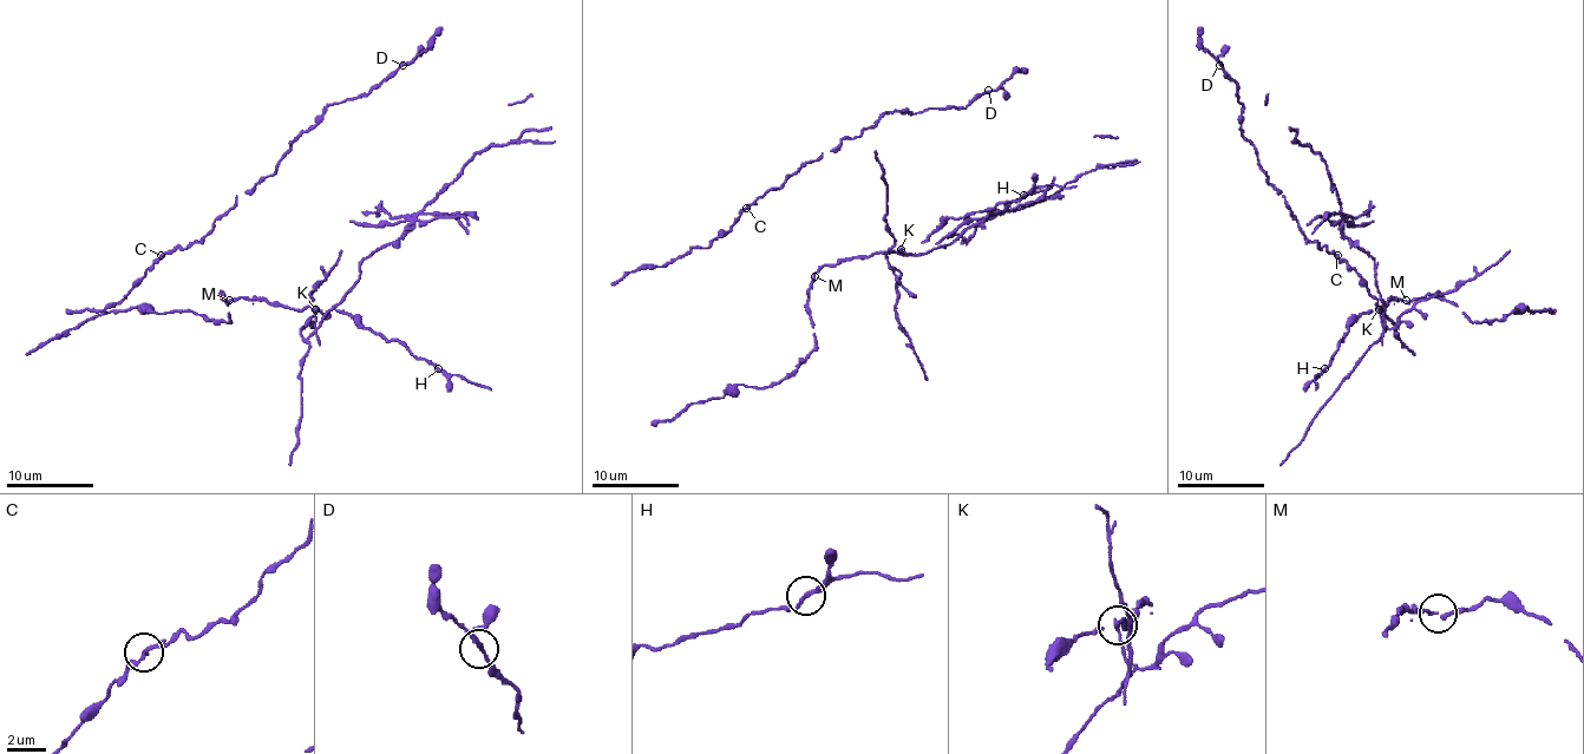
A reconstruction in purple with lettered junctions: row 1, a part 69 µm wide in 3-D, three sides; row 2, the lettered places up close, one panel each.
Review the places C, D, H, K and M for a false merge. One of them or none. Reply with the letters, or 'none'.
K

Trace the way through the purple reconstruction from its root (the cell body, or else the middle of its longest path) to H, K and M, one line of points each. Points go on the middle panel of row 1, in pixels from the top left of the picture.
H: (1006, 212), (990, 212), (951, 243), (918, 254), (921, 243), (949, 218), (990, 210), (1023, 195)
K: (1006, 212), (990, 212), (982, 221), (969, 225), (951, 243), (925, 254), (903, 254), (901, 249)
M: (1006, 212), (990, 212), (951, 243), (925, 254), (875, 251), (824, 264), (813, 275)

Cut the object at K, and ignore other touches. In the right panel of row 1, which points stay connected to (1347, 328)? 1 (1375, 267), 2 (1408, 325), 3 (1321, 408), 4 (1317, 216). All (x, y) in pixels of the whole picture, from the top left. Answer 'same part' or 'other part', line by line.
1: other part
2: other part
3: other part
4: other part

